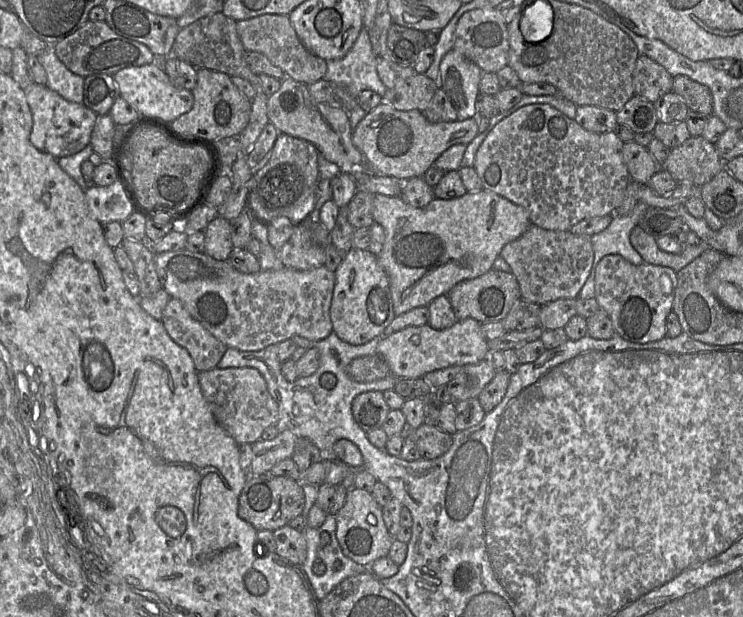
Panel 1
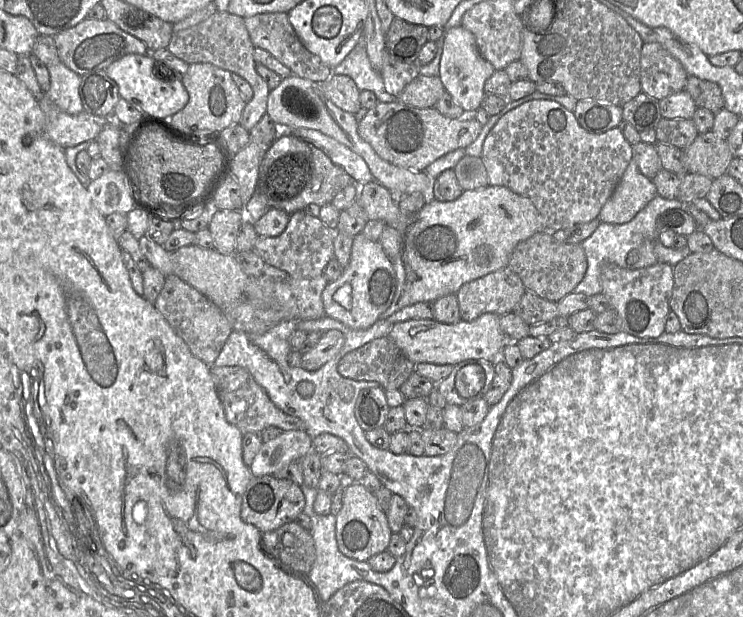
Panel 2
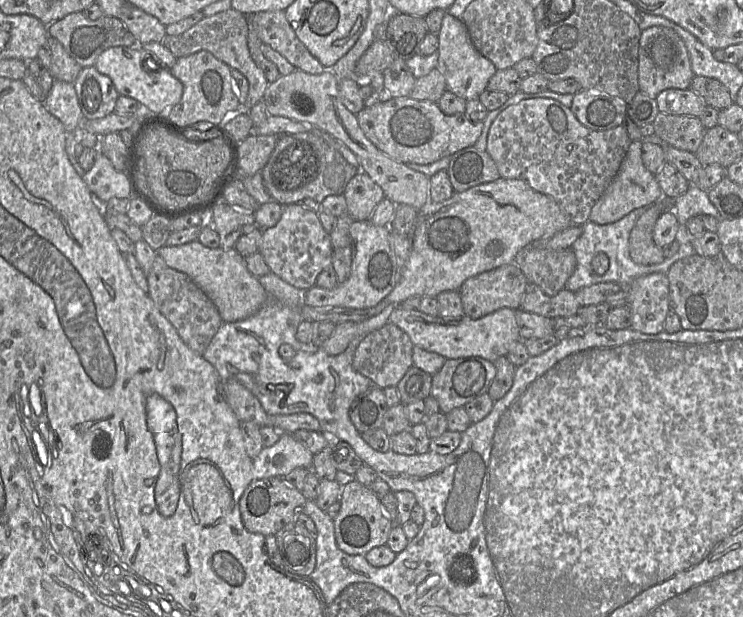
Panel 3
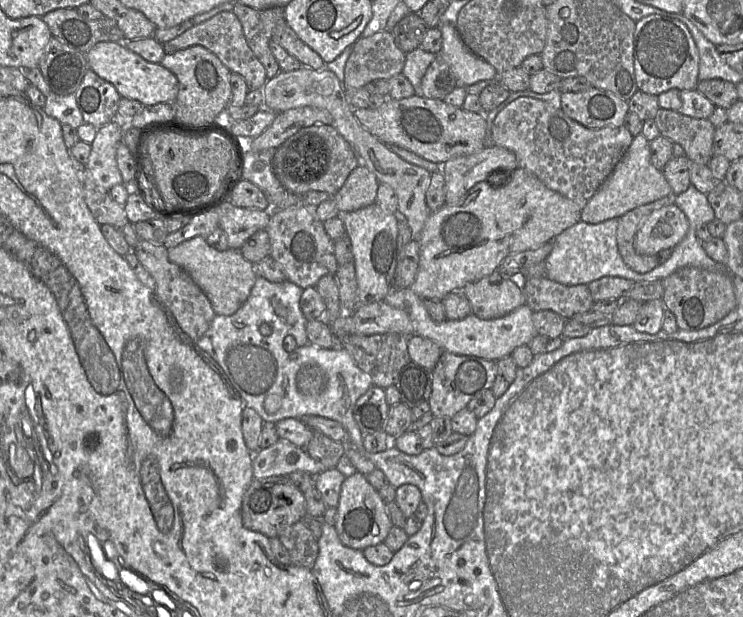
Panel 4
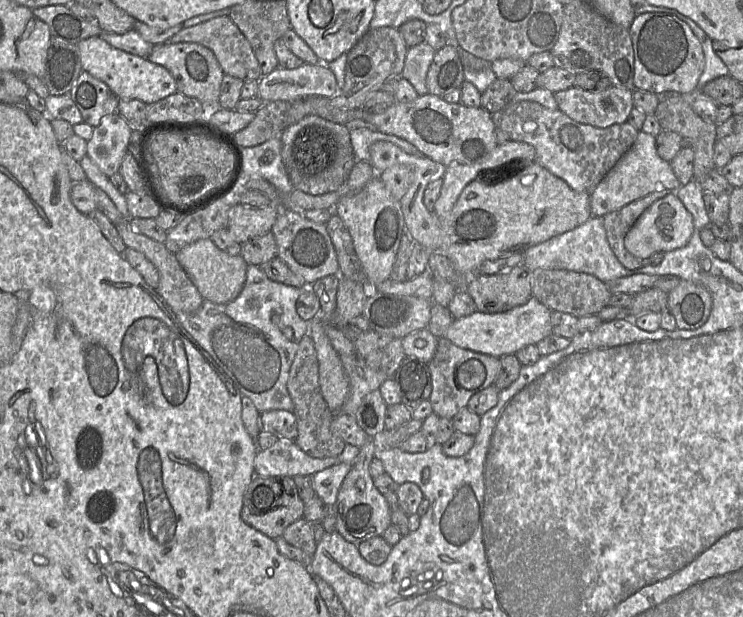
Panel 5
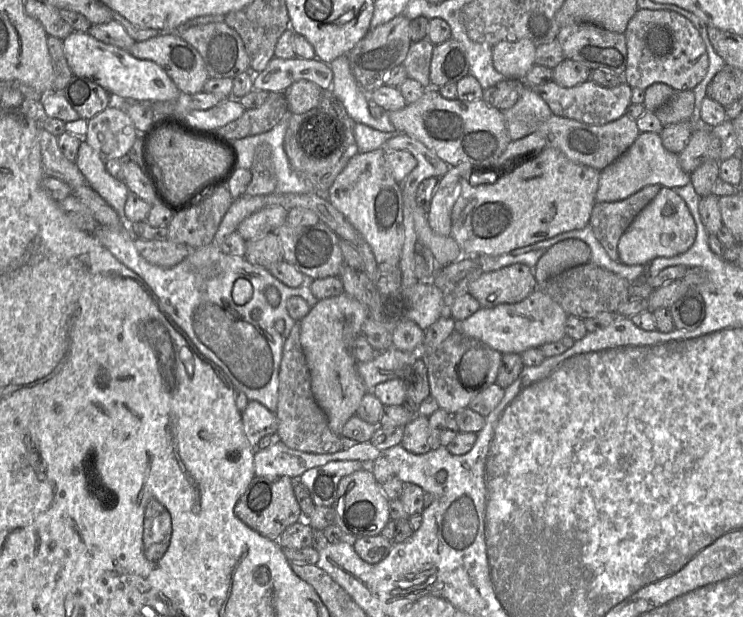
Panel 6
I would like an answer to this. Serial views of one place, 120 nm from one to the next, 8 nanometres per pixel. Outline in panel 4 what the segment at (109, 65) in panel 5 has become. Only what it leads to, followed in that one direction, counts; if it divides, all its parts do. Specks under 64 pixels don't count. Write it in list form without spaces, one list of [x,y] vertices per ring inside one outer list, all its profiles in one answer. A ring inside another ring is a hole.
[[[98,42],[86,54],[88,68],[111,83],[123,98],[137,100],[143,106],[175,101],[179,84],[176,76],[160,63],[151,63],[129,50],[125,43]]]

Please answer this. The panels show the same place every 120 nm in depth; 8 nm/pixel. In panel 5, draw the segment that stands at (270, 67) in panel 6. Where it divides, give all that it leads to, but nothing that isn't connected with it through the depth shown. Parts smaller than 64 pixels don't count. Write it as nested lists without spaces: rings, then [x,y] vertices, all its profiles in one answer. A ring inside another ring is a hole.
[[[303,63],[294,69],[277,67],[258,81],[258,95],[263,102],[282,100],[288,103],[310,96],[332,98],[336,94],[337,83],[333,72],[320,65]]]

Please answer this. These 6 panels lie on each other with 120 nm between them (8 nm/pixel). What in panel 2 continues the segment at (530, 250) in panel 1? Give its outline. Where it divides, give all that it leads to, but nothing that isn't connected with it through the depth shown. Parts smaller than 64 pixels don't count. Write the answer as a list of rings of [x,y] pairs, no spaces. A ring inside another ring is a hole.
[[[540,231],[520,242],[512,251],[508,267],[520,277],[526,291],[536,293],[539,297],[558,302],[569,293],[574,292],[575,287],[581,282],[587,270],[587,258],[581,243],[560,243],[554,240],[553,232]]]

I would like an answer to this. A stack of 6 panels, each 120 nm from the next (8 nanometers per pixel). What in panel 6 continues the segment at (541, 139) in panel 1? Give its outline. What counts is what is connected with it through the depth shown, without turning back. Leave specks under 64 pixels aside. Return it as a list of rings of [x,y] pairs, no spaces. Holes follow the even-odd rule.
[[[626,114],[604,125],[587,125],[570,118],[552,115],[547,120],[525,117],[528,133],[539,133],[546,140],[546,147],[560,150],[569,160],[602,171],[617,160],[634,143],[640,131],[636,120]]]

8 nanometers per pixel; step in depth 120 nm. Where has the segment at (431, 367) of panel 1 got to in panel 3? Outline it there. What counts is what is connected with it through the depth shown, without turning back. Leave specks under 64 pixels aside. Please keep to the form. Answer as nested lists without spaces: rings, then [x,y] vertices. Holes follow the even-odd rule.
[[[396,306],[389,322],[405,331],[414,346],[438,353],[447,359],[481,357],[494,362],[507,356],[510,347],[520,340],[516,310],[511,308],[502,308],[480,319],[472,319],[465,315],[460,318],[443,318],[440,315],[428,315]]]

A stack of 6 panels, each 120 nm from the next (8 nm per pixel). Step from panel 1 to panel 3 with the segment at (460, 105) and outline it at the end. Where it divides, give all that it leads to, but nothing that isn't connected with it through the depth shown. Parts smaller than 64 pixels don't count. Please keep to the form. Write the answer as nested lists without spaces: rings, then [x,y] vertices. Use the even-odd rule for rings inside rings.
[[[446,12],[438,38],[437,69],[445,78],[446,90],[466,101],[478,98],[487,88],[488,82],[496,73],[497,68],[475,48],[462,19],[458,19]]]

